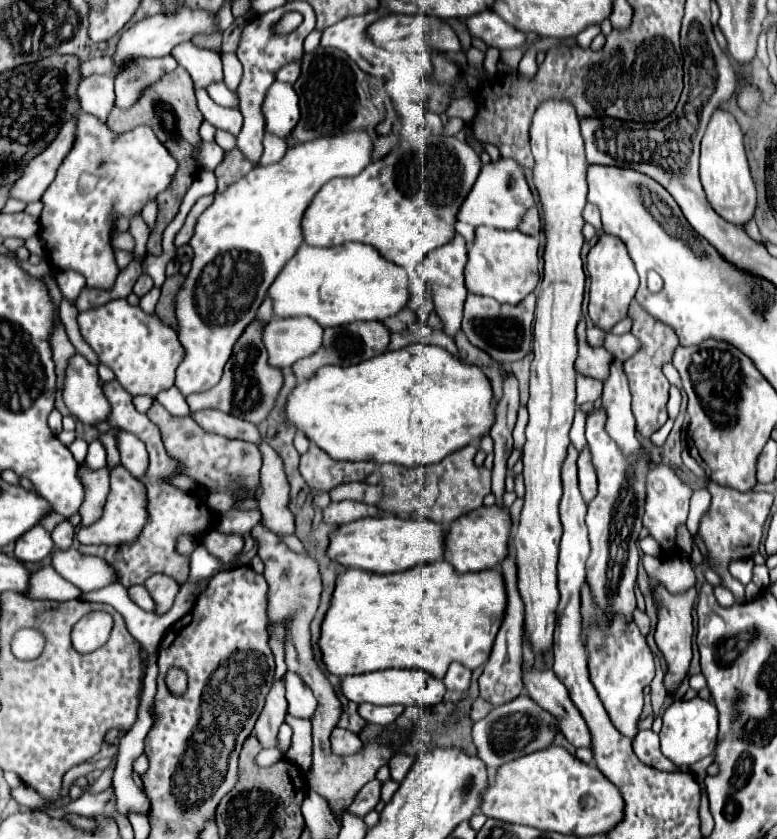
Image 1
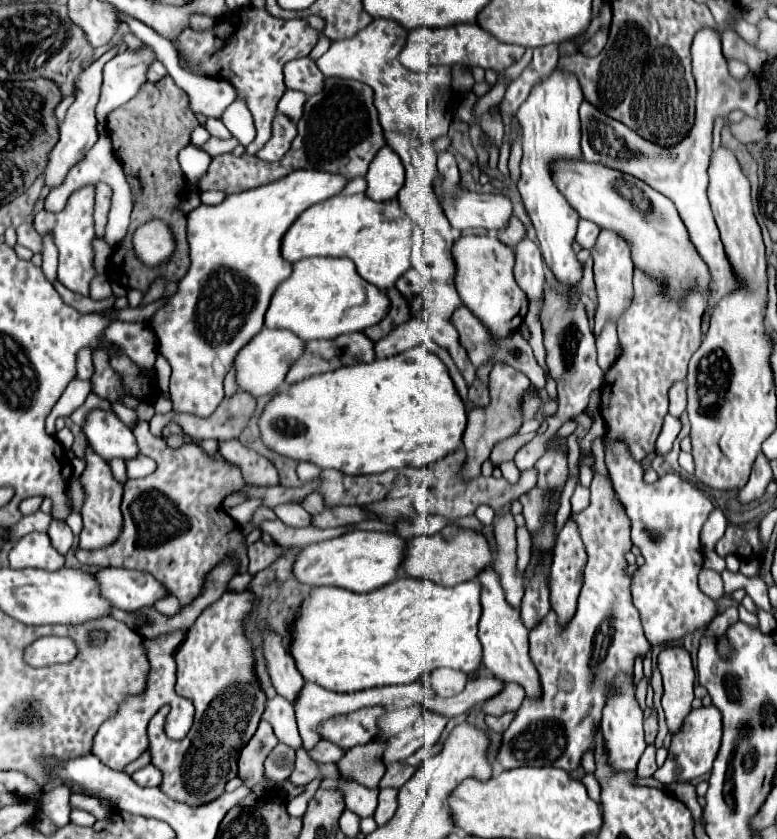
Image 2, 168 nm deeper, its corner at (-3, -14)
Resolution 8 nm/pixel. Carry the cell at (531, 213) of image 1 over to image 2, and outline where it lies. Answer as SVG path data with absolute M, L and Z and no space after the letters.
M511 218L509 220L509 226L497 236L503 244L507 244L507 246L511 246L511 248L515 248L523 238L527 238L527 230L525 230L525 226L523 226L523 222L519 220L519 218Z

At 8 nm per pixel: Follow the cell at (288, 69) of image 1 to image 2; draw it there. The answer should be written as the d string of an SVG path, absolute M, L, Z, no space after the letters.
M301 58L301 60L291 60L285 70L285 86L287 90L299 90L303 94L317 94L321 90L323 74L317 70L315 62L311 58Z

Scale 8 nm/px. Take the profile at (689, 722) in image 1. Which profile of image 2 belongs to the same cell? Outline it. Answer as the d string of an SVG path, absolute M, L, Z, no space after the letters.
M703 706L699 710L691 710L689 716L683 720L683 726L679 732L673 734L671 746L669 746L669 756L665 764L653 774L663 784L671 784L675 780L679 782L689 782L695 780L707 772L711 772L713 760L719 752L721 746L721 712L715 706Z

